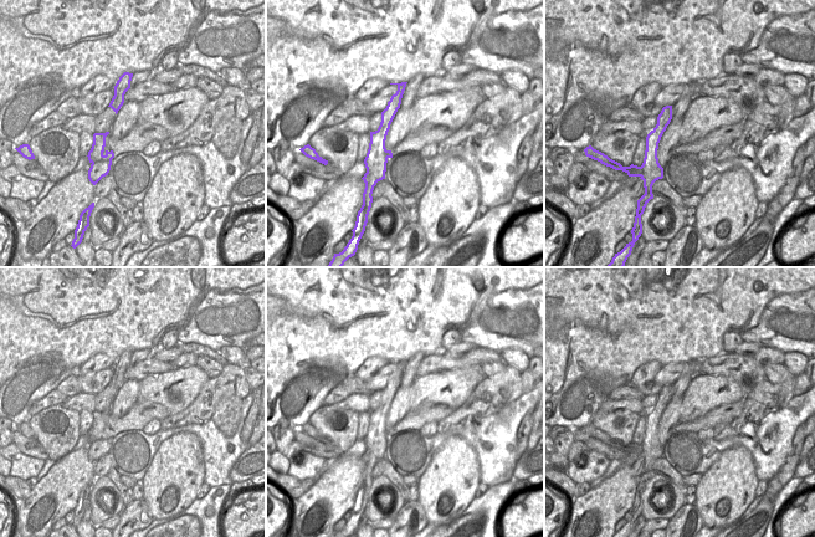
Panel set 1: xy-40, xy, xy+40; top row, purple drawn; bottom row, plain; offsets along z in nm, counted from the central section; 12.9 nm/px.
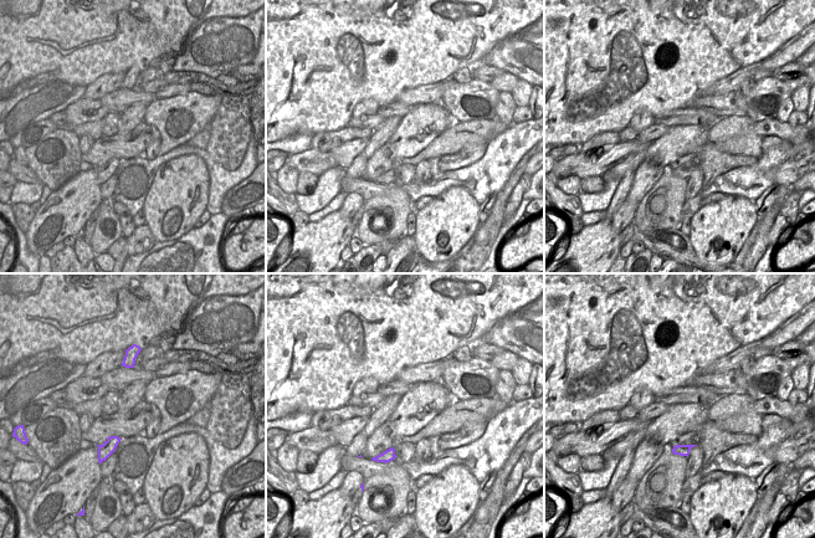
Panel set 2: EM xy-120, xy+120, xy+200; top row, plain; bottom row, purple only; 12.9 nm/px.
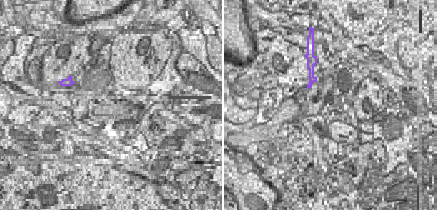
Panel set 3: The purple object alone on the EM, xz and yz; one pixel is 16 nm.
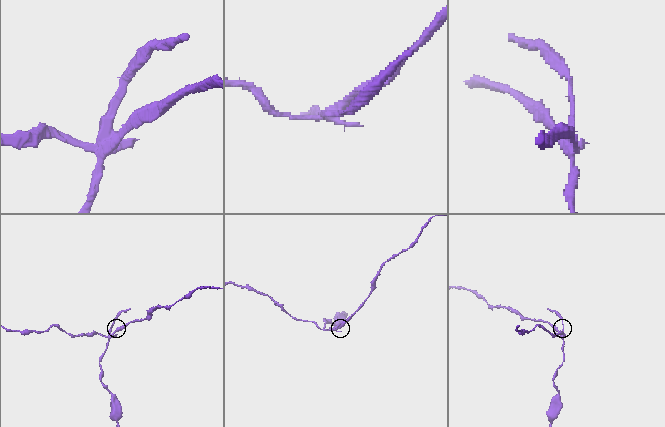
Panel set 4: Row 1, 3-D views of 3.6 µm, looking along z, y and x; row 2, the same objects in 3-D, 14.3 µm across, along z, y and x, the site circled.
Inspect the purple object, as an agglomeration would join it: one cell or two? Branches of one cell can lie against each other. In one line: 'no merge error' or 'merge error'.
merge error

